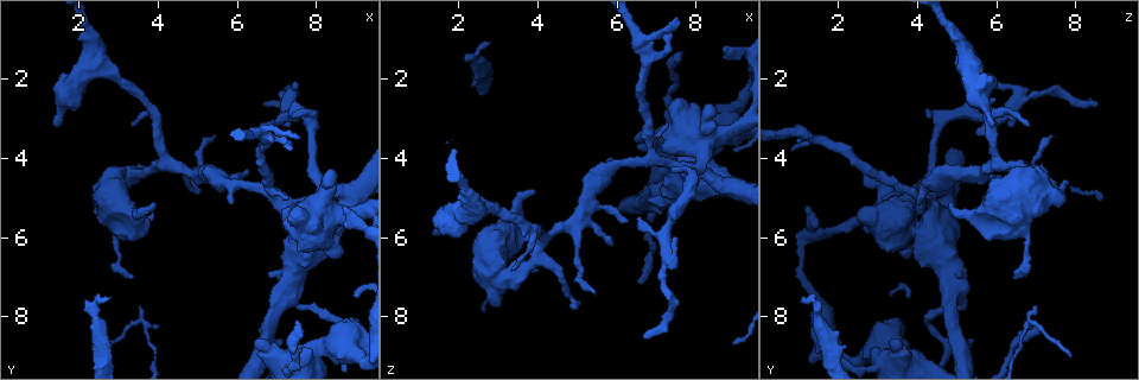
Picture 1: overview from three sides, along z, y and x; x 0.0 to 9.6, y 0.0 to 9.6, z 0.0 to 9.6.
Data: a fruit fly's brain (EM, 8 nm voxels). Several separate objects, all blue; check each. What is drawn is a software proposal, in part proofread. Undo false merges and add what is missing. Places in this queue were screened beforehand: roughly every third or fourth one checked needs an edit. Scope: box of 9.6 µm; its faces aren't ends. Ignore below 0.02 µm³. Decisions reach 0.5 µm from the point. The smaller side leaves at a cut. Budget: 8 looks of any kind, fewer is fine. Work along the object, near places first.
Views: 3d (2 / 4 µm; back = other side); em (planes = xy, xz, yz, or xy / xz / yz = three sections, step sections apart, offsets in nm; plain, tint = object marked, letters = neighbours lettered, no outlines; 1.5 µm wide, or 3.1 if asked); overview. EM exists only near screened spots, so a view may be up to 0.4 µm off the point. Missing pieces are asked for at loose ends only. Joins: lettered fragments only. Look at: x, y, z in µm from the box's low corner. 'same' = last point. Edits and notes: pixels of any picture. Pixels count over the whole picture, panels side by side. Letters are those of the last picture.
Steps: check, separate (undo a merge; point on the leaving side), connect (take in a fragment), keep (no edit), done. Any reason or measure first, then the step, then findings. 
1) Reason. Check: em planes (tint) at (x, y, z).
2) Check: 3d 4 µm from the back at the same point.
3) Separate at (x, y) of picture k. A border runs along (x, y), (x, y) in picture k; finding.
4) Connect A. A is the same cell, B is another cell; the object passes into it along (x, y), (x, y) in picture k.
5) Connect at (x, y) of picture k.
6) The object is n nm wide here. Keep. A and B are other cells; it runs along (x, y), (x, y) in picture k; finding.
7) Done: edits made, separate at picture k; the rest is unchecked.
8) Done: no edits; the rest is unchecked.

Check: 3d 4 µm at (3.35, 6.95, 6.50).

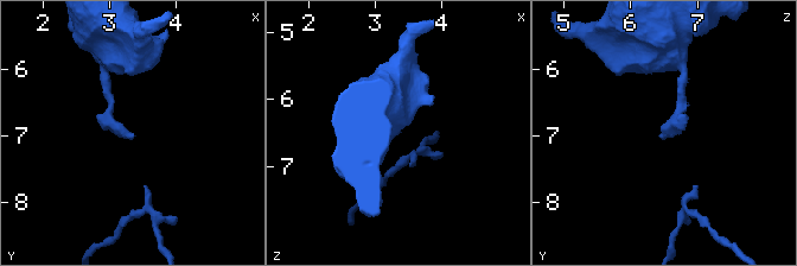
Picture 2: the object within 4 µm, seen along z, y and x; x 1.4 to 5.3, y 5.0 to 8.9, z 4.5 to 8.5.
Now the EM. Check: em xz step 8 (tint) at (3.40, 6.95, 6.50).

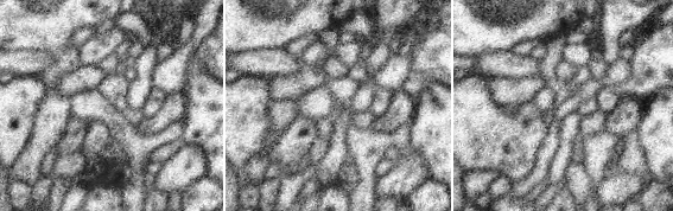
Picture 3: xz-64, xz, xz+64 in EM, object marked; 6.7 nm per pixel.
Cut it another way. Check: em planes (letters) at the same point.

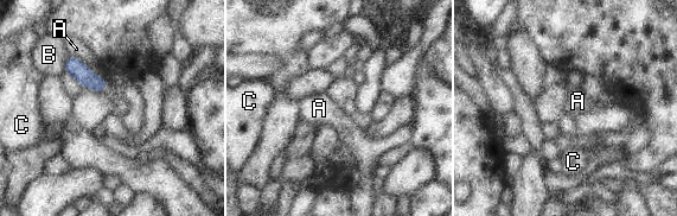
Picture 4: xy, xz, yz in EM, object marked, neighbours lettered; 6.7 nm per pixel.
Keep. A, B and C are other cells; a border runs along (69, 55), (102, 77) in picture 4; no lettered fragment goes on from it.

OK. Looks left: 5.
Stops while still wide. Check: 3d 4 µm at (7.10, 5.30, 3.65).

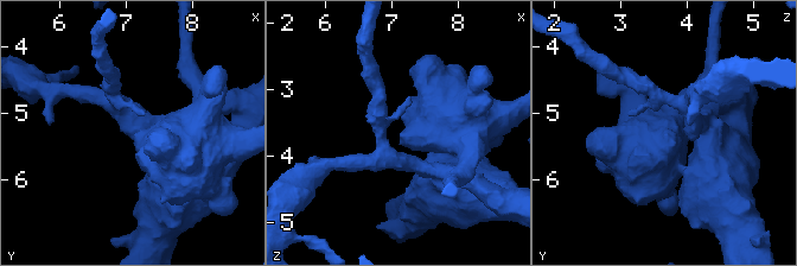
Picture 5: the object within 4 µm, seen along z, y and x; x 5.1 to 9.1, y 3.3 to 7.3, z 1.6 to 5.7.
Shape alone is not enough. Check: em planes (letters) at (7.15, 5.30, 3.70).

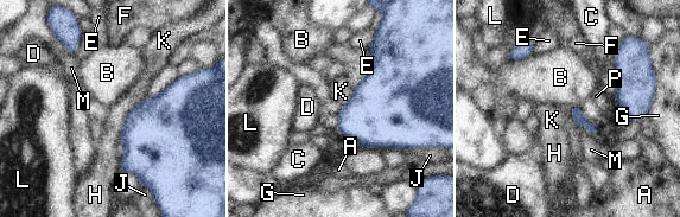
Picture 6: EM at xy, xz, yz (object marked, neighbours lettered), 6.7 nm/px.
Keep. A, B, C, D, E, F, G, H, J, K, L, M and P are other cells; a border runs along (532, 52), (523, 58), (509, 61) in picture 6; none of them fits.

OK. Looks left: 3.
Branch stops here. Check: 3d 2 µm at (8.60, 5.25, 1.20).

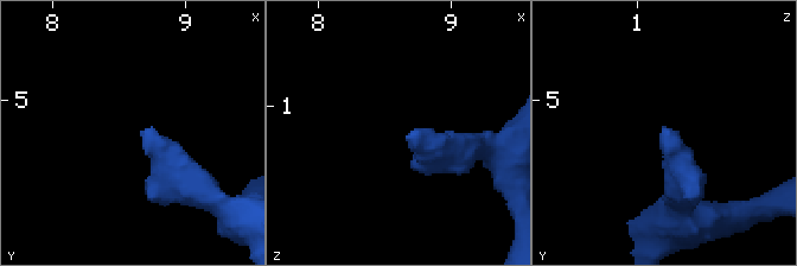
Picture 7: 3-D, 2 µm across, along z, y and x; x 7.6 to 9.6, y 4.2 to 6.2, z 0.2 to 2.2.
Check: em planes (letters) at (8.66, 5.24, 1.24).

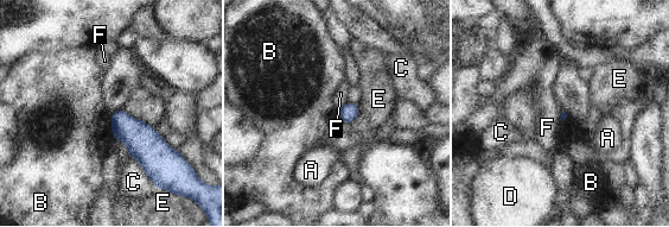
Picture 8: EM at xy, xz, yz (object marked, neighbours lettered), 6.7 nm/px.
The longest contact is with C, 260 nm. Keep. A, B, C, D, E and F are other cells; none of them fits.

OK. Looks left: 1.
Done: no edits; the rest is unchecked.

